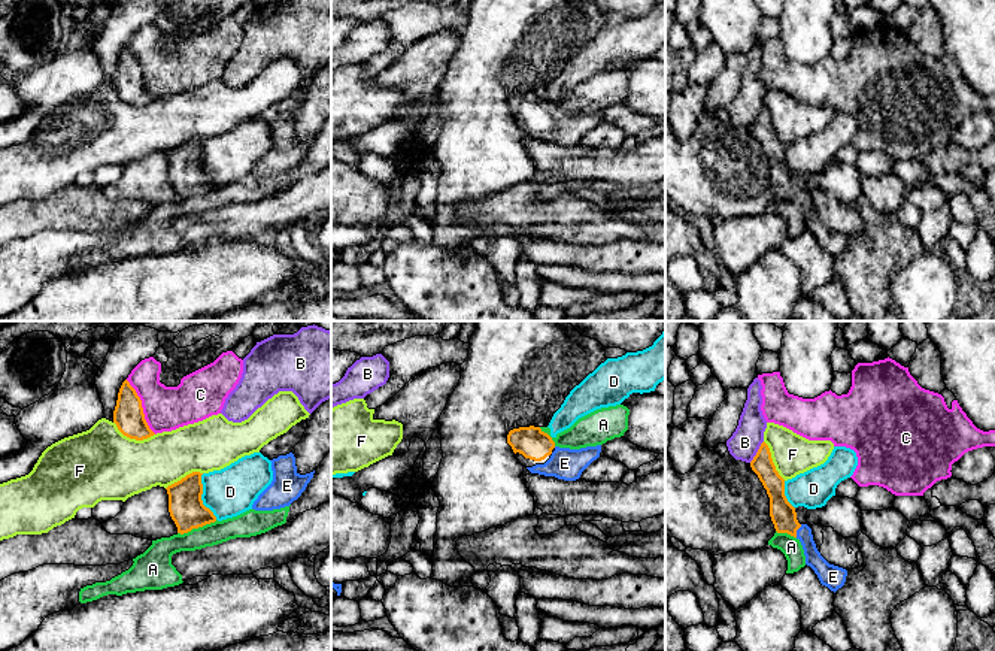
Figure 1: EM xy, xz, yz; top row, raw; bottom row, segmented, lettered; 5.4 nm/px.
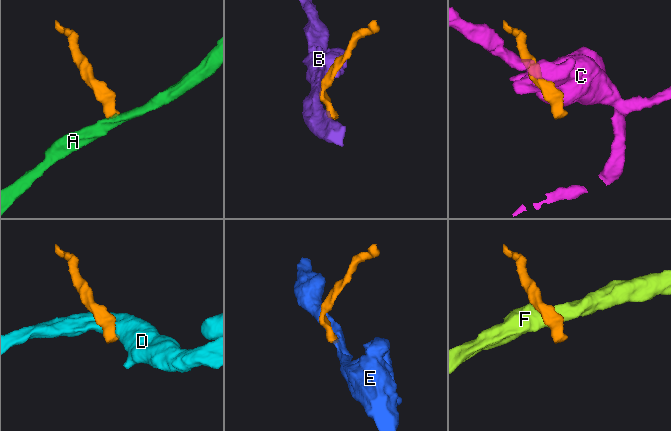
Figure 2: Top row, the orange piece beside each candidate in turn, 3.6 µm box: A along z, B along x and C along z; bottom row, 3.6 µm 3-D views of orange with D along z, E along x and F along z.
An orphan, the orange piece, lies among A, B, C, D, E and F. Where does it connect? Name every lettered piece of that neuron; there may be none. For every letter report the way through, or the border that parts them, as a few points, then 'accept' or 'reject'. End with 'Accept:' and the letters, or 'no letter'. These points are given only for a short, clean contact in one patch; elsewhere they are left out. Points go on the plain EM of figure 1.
A: along xy (217, 185), (178, 199) | reject
B: along yz (763, 106), (757, 120), (749, 127) | reject
C: reject
D: along xy (202, 139), (202, 167), (217, 184) | reject
E: across yz (783, 181), (797, 194), (806, 203), (813, 224) | accept
F: reject
Accept: E

